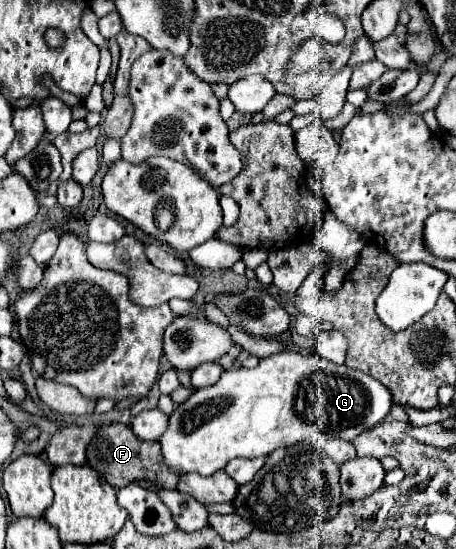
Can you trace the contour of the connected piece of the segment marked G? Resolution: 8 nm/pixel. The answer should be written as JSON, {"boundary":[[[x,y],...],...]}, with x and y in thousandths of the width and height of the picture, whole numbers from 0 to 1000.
{"boundary":[[[616,639],[581,654],[568,654],[568,665],[555,672],[493,672],[471,705],[423,712],[419,727],[410,727],[410,734],[397,734],[375,752],[371,778],[357,800],[349,800],[349,807],[357,814],[357,840],[384,858],[467,865],[515,832],[586,832],[603,818],[664,807],[664,781],[673,781],[673,770],[695,774],[721,796],[743,796],[752,803],[774,807],[796,785],[809,785],[822,774],[840,770],[857,738],[862,723],[853,709],[792,676],[770,676],[757,665],[717,661],[695,647],[664,650],[647,639]]]}

